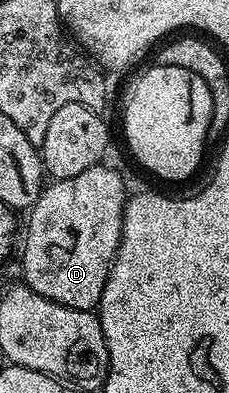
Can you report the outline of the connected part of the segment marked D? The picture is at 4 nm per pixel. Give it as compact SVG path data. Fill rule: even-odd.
M104 163L75 174L75 178L63 178L46 183L33 207L28 209L29 225L25 228L25 249L21 252L21 272L24 283L35 294L75 310L92 312L101 303L103 286L109 277L117 247L121 241L121 227L125 213L125 180L113 168Z

